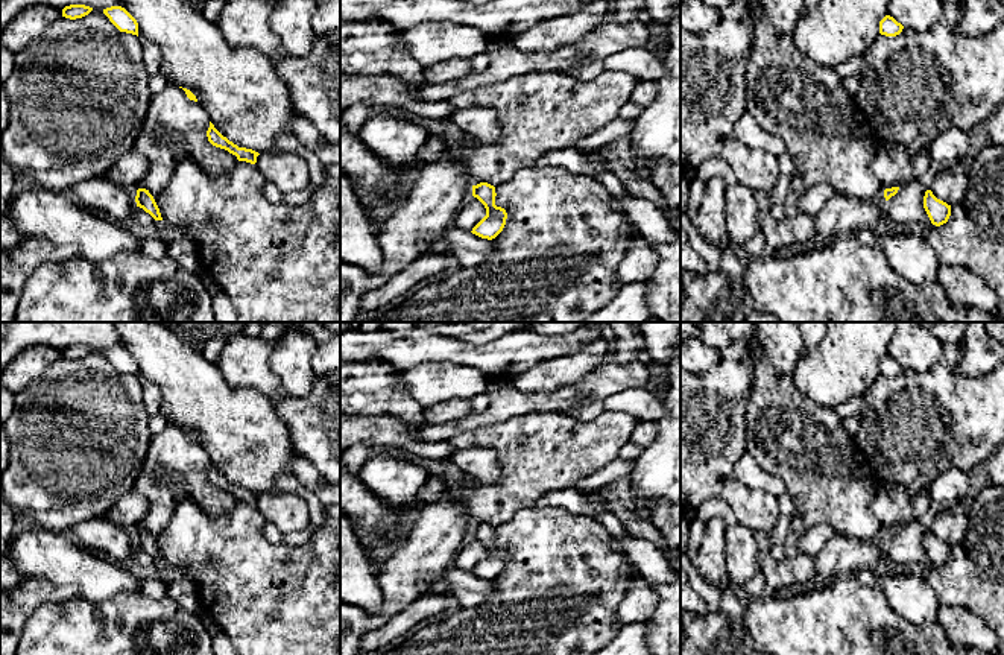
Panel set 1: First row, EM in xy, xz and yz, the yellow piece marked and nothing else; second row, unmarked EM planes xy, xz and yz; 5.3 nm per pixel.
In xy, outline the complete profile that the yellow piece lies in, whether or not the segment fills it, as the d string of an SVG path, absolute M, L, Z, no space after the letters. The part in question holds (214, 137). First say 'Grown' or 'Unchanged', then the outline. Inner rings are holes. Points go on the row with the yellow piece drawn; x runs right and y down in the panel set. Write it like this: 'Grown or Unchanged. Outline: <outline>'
Unchanged. Outline: M210 122L210 128L207 131L208 141L220 149L228 150L229 153L235 155L238 161L246 161L251 164L257 163L258 152L246 147L238 147L232 141L229 141L226 137L223 137L214 125Z

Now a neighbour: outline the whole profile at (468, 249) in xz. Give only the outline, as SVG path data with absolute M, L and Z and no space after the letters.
M450 226L428 245L425 252L447 254L451 255L459 266L474 267L486 261L495 248L494 239L481 239L471 231Z

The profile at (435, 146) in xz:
M430 135L418 153L419 164L436 163L450 147L451 135Z

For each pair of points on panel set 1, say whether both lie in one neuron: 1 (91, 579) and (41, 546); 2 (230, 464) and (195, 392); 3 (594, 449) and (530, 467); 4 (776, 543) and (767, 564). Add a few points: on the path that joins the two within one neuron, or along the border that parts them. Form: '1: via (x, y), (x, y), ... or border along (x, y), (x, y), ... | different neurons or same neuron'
1: via (79, 567), (66, 564), (53, 555) | same neuron
2: via (230, 446), (230, 427), (213, 411) | same neuron
3: via (579, 450), (546, 453) | same neuron
4: border along (769, 535), (769, 552), (779, 561) | different neurons

